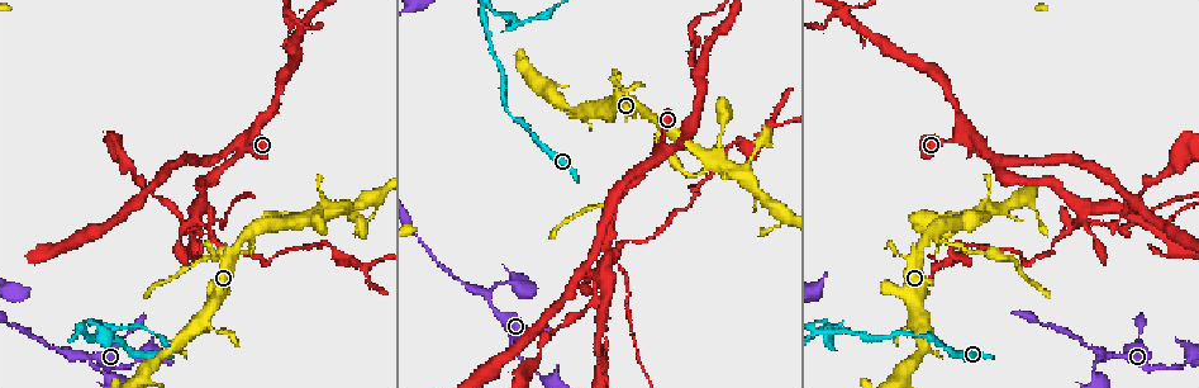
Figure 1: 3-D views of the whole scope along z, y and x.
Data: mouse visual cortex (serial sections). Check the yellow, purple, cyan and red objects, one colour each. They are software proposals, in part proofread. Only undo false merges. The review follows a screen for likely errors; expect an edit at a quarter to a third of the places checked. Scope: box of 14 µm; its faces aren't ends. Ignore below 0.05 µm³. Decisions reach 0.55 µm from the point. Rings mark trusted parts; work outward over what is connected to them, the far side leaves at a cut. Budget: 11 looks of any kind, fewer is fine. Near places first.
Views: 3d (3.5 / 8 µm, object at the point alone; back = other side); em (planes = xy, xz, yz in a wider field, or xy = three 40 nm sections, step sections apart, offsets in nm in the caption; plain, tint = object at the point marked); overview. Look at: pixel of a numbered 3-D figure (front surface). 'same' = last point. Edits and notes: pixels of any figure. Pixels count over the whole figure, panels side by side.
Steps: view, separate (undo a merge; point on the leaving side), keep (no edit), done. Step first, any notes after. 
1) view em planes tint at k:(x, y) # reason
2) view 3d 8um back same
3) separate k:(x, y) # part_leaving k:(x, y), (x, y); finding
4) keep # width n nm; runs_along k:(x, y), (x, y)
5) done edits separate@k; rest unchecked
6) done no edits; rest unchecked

view 3d 3.5um back at 1:(969, 141) # four-way junction

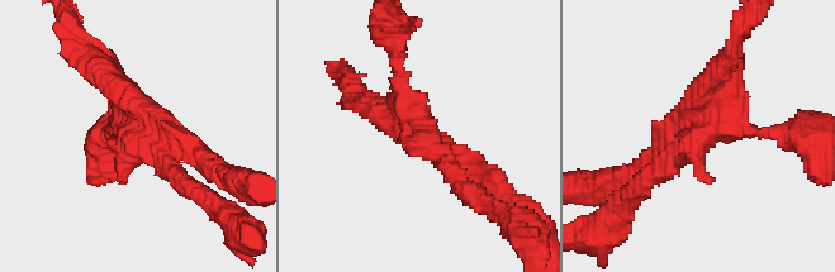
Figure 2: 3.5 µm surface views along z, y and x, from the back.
view em xy step 3 tint at 2:(705, 130) # now the EM

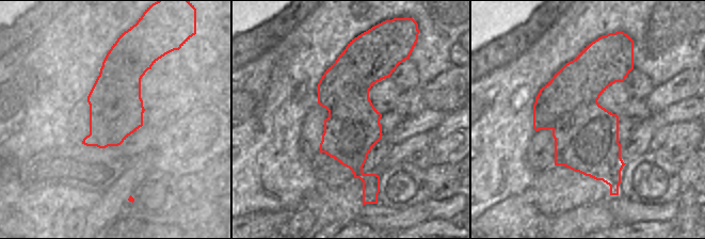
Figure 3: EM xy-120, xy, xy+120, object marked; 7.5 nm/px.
view em xy step 2 tint same # another direction

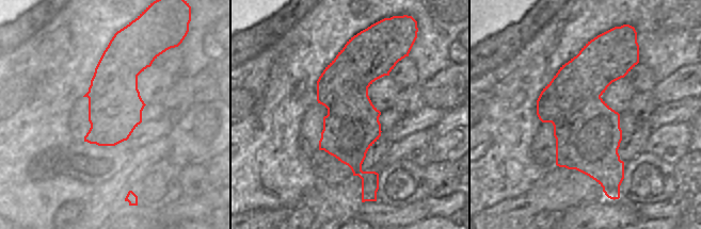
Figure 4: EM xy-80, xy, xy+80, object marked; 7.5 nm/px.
separate 2:(255, 191) # two cells meet here

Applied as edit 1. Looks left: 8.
view 3d 3.5um at 1:(781, 214) # abrupt turn

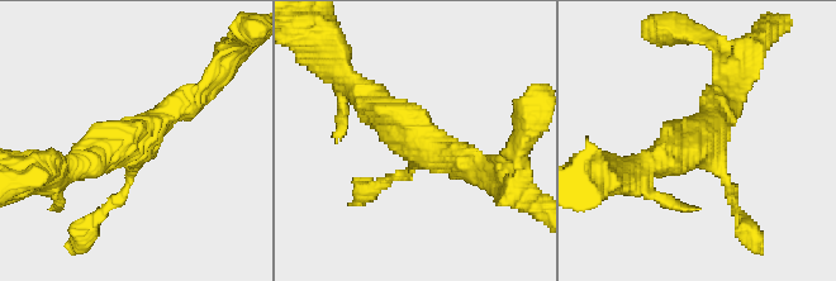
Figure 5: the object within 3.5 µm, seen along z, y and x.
view em xy step 2 tint at 5:(702, 148) # now the EM

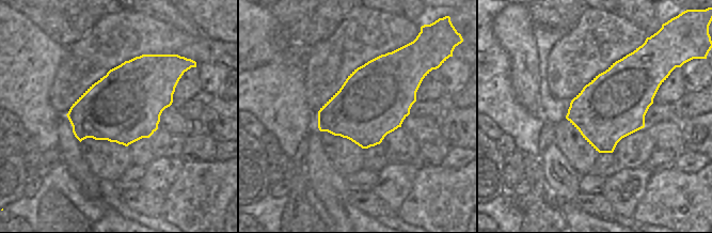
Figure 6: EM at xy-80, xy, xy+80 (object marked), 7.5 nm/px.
keep # runs_along 5:(69, 170), (131, 147), (185, 85); continuous, no second cell

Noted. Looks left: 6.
view 3d 8um at 1:(195, 214) # thin arm on a thick one

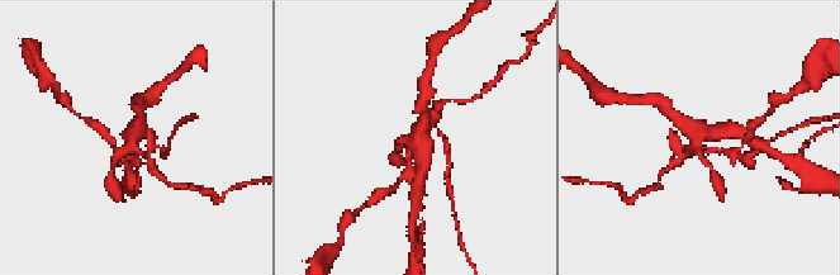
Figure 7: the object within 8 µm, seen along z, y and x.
view em xy step 5 tint at 7:(134, 139)

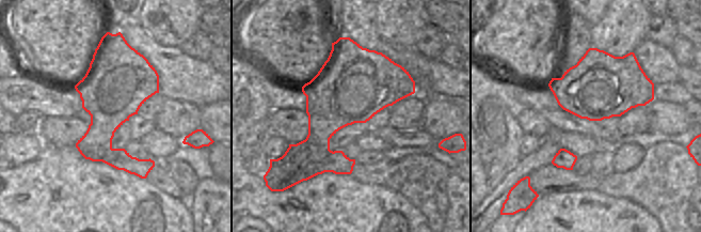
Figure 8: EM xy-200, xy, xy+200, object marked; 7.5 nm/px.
separate 7:(151, 143) # part_leaving 7:(703, 151), (734, 155), (745, 141); two cells meet here

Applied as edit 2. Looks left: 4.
view 3d 3.5um at 1:(251, 234) # arms part here

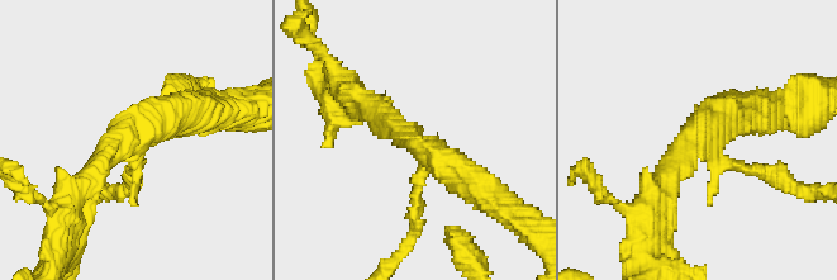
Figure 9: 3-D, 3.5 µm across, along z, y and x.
view em xy step 3 tint at 9:(704, 138) # shape alone is not enough

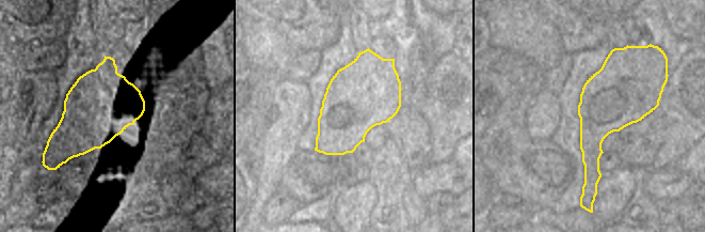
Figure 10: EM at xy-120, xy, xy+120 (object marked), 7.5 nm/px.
separate 9:(786, 180) # part_leaving 9:(737, 164), (822, 190); two cells meet here

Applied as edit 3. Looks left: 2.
done edits separate@2, separate@7, separate@9; rest unchecked

